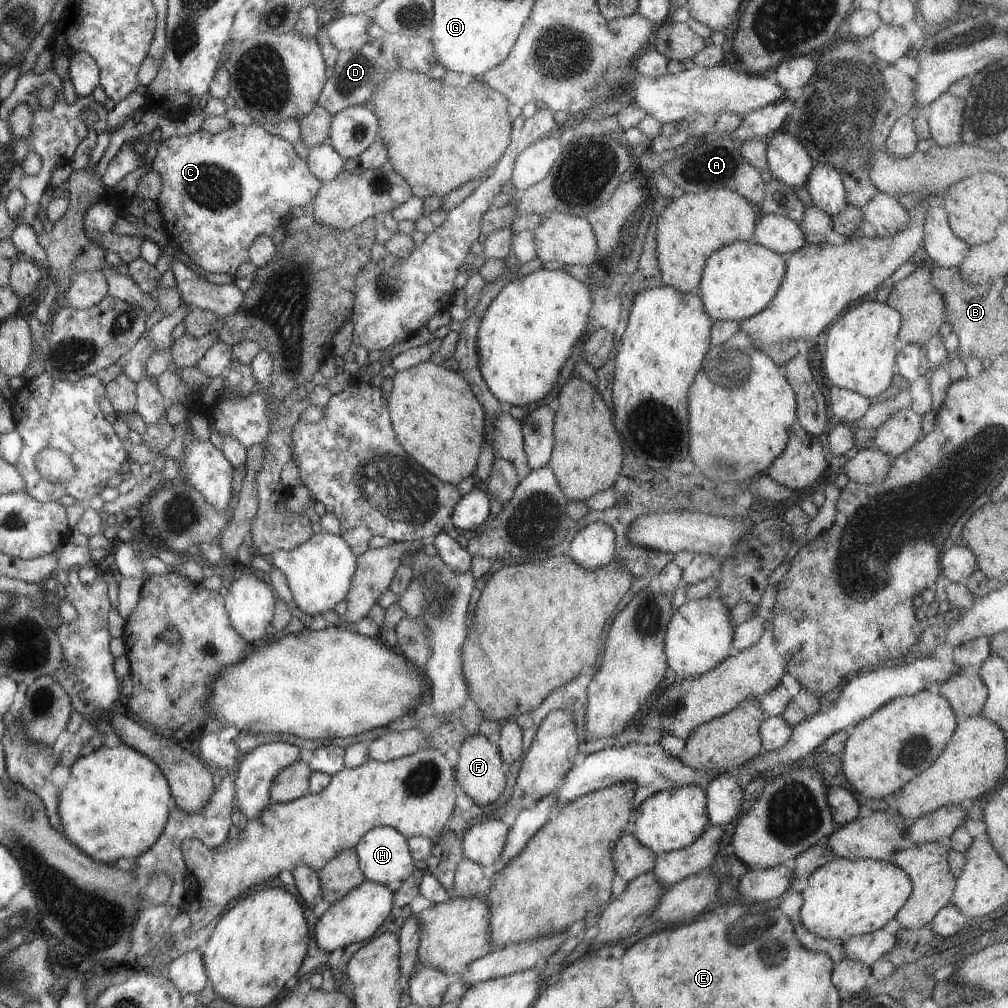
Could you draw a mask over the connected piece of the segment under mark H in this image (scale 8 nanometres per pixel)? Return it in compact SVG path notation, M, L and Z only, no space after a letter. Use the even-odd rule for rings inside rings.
M374 827L354 846L365 879L380 885L405 880L414 869L406 838L390 827Z

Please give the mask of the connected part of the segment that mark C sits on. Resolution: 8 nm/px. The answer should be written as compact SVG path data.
M255 123L250 125L230 124L225 130L215 134L209 134L204 130L197 130L186 136L170 136L167 139L161 140L154 157L149 160L149 163L151 170L155 171L160 178L160 193L155 203L158 214L162 220L161 228L165 236L177 244L178 250L181 250L190 262L197 264L201 270L209 272L209 274L233 274L235 270L241 266L242 262L248 260L247 249L250 242L253 242L253 240L257 238L257 235L260 234L272 237L277 226L291 225L292 221L290 220L289 209L295 208L295 206L308 207L322 183L310 173L306 160L295 154L290 142L283 140L277 135L270 134L268 131L265 131L263 127Z

